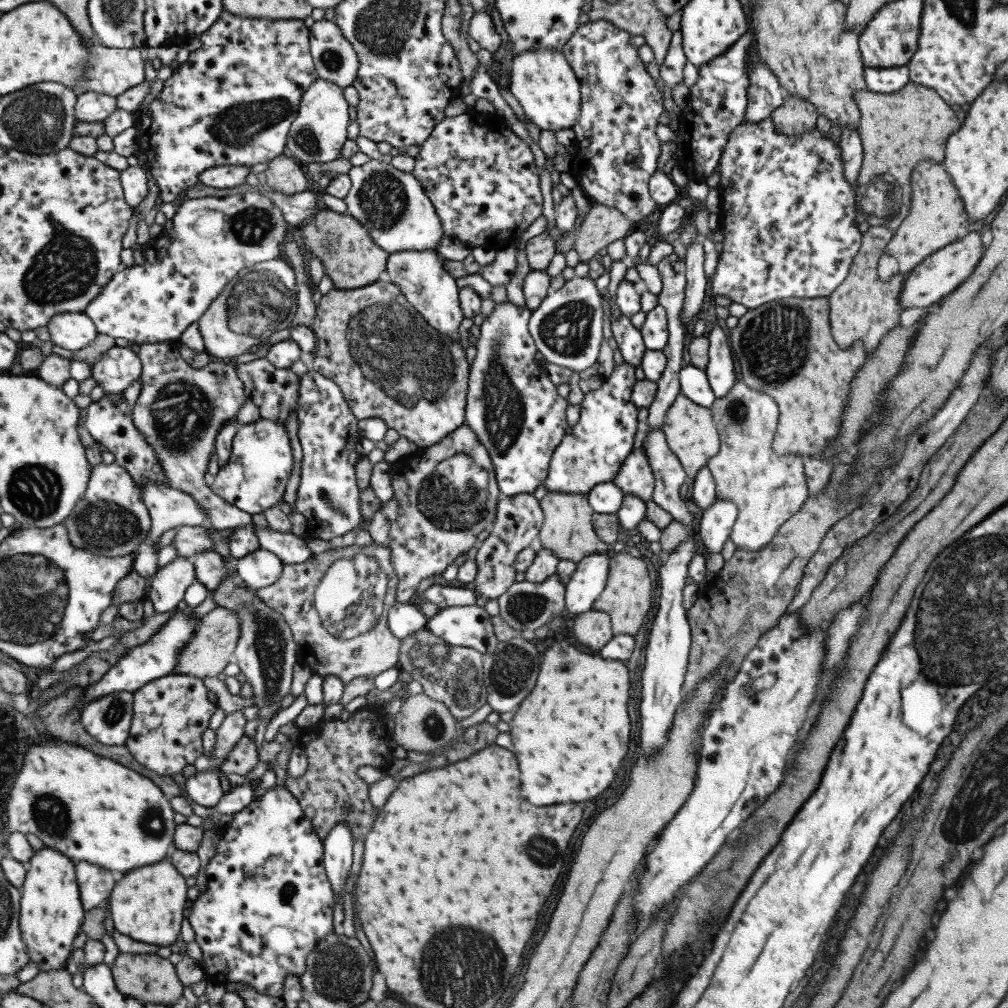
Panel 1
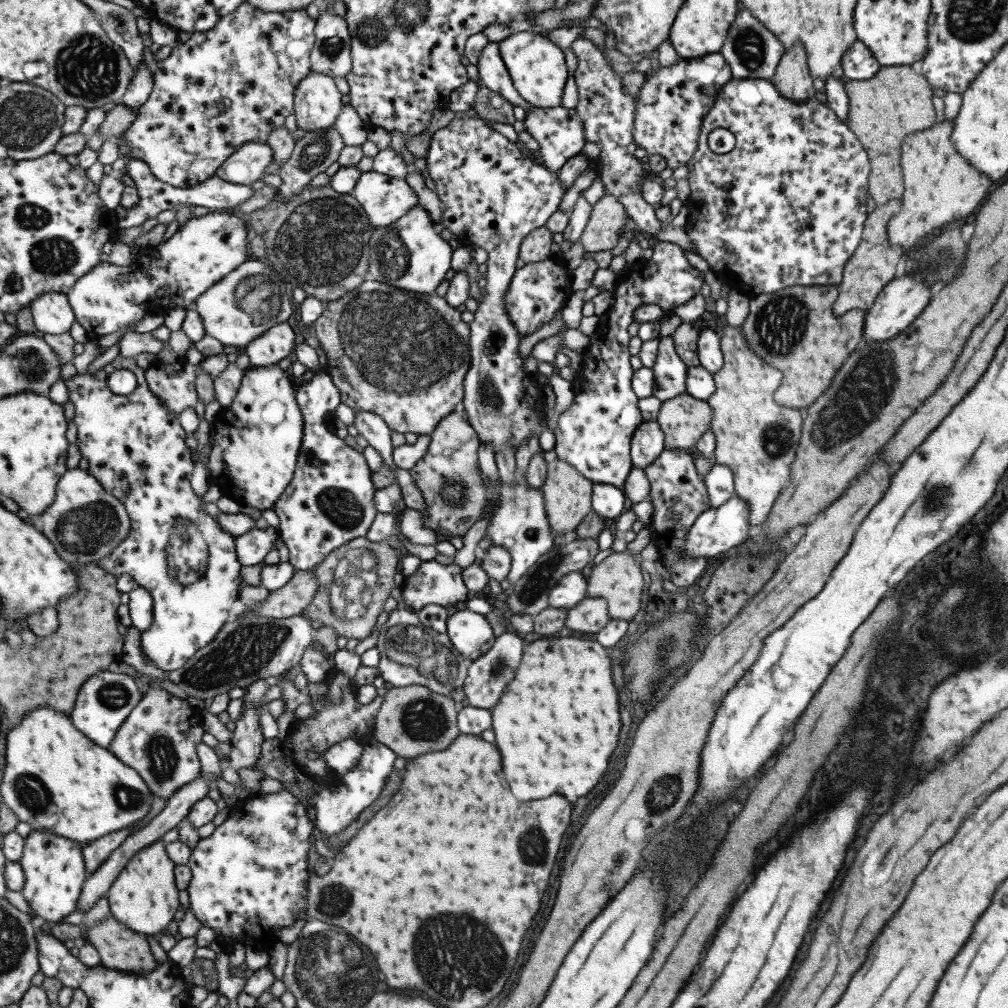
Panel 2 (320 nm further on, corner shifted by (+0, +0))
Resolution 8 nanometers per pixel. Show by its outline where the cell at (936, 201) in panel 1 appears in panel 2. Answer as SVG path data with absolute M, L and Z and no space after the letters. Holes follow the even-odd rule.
M945 119L941 122L933 122L929 130L921 130L908 134L901 144L901 172L904 186L900 209L887 221L886 231L891 248L901 248L903 254L907 254L915 245L915 242L935 230L939 230L943 224L956 222L960 224L965 216L971 215L979 206L979 202L985 198L992 188L989 177L973 168L956 150L950 139L952 120Z

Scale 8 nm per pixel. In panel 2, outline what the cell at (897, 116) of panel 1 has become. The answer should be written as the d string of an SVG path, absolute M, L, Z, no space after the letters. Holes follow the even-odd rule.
M910 65L881 67L870 79L844 80L844 89L848 98L846 125L857 137L865 149L870 162L868 174L869 197L876 205L885 204L891 199L900 199L904 186L899 166L899 146L904 138L917 130L929 128L935 120L935 113L931 103L931 86L922 74L916 74Z

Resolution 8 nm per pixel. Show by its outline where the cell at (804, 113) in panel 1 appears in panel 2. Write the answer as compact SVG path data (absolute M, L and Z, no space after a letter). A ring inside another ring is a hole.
M793 44L780 56L774 75L771 78L777 92L793 102L813 97L812 78L806 65L806 54L801 44Z

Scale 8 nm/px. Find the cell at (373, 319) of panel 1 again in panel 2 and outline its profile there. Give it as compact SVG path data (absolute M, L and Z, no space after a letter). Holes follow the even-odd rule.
M368 278L359 289L327 303L325 313L315 322L315 330L321 344L329 346L327 354L333 354L333 350L344 354L340 365L326 367L341 388L344 404L353 410L376 412L394 431L416 435L430 435L443 418L461 407L465 379L472 368L472 328L447 298L409 292Z

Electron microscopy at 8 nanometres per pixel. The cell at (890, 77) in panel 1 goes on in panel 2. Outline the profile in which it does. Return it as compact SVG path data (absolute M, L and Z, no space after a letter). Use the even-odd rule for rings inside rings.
M857 40L843 52L840 65L845 80L870 79L881 68L872 53Z

